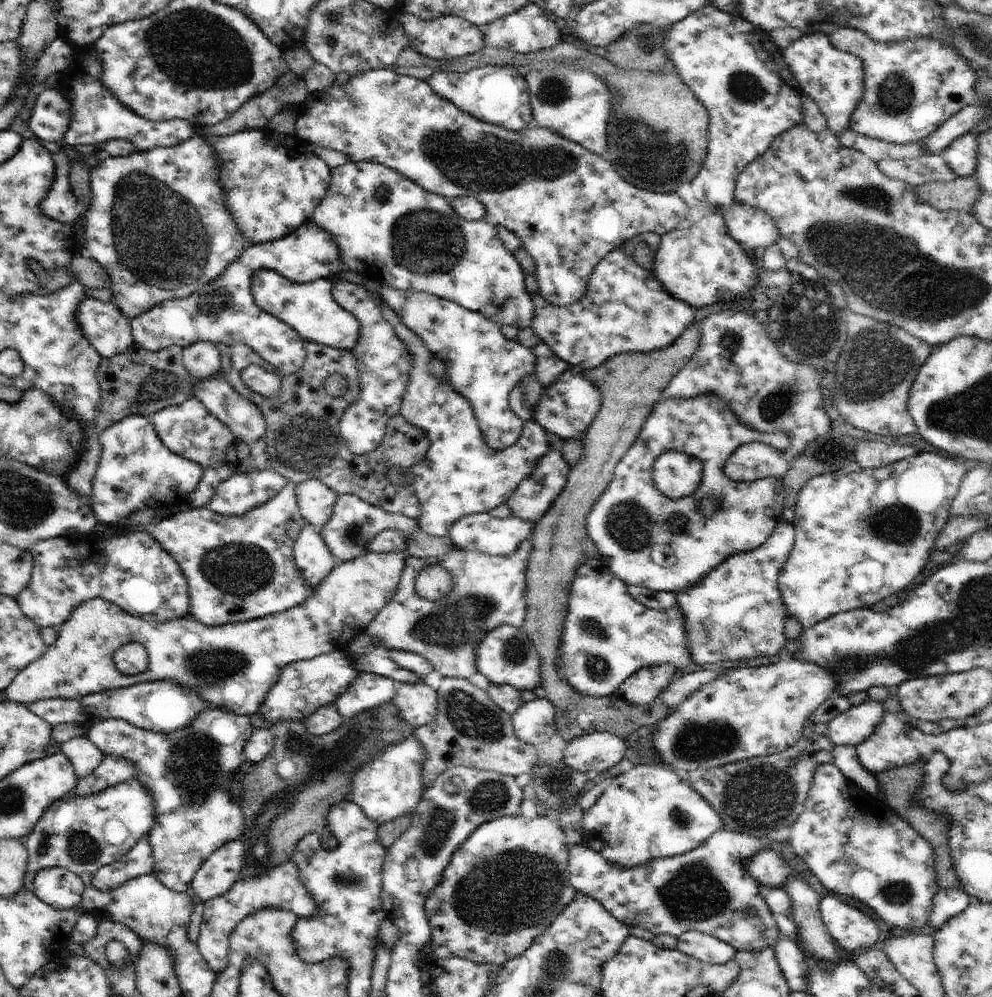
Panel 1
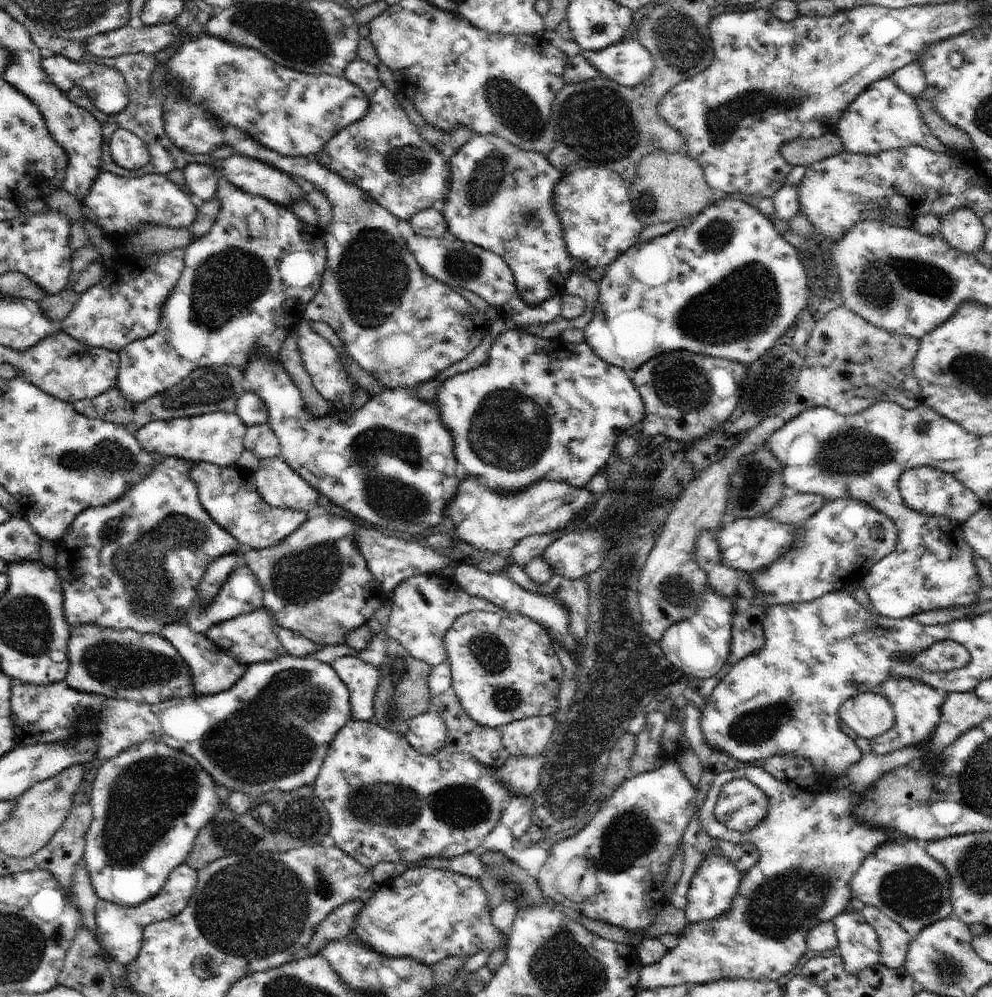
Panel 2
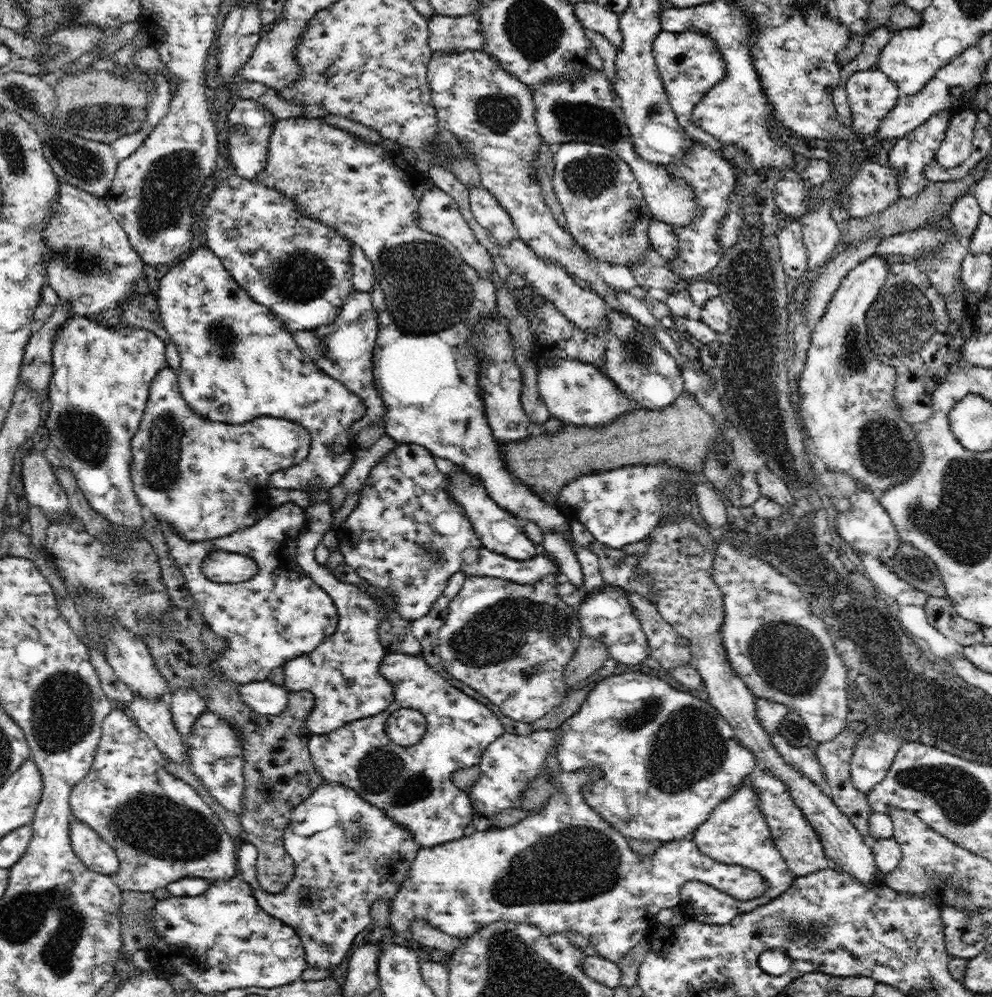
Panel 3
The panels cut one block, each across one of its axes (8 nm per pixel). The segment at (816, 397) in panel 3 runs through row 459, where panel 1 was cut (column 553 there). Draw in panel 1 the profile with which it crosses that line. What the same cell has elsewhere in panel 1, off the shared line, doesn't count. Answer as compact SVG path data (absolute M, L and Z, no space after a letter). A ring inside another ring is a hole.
M520 815L505 816L486 822L482 824L482 826L478 826L478 828L464 840L460 848L456 850L455 854L452 856L452 860L450 860L450 864L444 869L442 880L434 886L426 899L424 910L426 911L426 916L428 916L430 930L432 930L432 936L430 936L431 939L429 942L431 952L442 959L458 957L472 960L472 962L476 962L476 964L498 965L499 967L501 967L508 958L520 956L527 948L532 946L532 943L534 943L541 934L544 934L544 931L556 920L556 917L564 908L572 902L572 898L574 898L577 893L576 890L572 888L569 881L569 849L570 847L566 844L566 834L562 832L560 821L558 819L550 820L550 816L542 817L536 815L530 820L522 818Z

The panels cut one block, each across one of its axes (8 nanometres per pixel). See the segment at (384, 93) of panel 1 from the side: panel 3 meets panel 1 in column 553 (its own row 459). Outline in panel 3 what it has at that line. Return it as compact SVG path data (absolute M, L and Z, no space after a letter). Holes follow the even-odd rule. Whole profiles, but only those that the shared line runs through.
M164 367L158 371L149 386L148 400L145 406L143 418L140 422L138 432L134 434L130 441L131 444L131 479L133 480L133 489L142 505L147 506L150 512L161 522L170 523L174 527L174 531L182 535L184 539L190 538L190 541L203 541L228 536L236 531L254 526L261 518L264 518L274 506L269 499L270 476L276 474L277 470L290 468L291 466L300 464L307 456L311 447L311 434L306 428L300 424L273 417L261 417L251 422L234 425L218 423L204 419L188 406L188 403L182 396L179 382L177 379L177 371L171 367Z

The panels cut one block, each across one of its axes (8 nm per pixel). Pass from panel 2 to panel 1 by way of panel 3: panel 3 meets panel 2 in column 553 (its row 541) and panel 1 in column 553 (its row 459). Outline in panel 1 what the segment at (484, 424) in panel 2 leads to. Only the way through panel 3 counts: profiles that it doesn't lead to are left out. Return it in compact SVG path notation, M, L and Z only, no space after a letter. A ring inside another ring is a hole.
M569 367L550 386L543 388L533 419L539 422L546 432L557 434L563 441L573 438L580 440L600 408L600 388L587 380L580 370Z

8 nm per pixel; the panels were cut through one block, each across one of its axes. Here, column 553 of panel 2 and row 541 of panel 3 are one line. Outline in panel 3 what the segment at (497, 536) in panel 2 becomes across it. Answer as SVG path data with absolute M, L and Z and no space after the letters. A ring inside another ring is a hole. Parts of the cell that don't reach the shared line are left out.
M454 465L451 472L447 474L447 489L449 495L464 508L476 536L486 548L514 560L526 560L538 555L536 545L524 531L523 521L509 510L498 506L498 503L488 495L482 481L474 478L464 468Z

